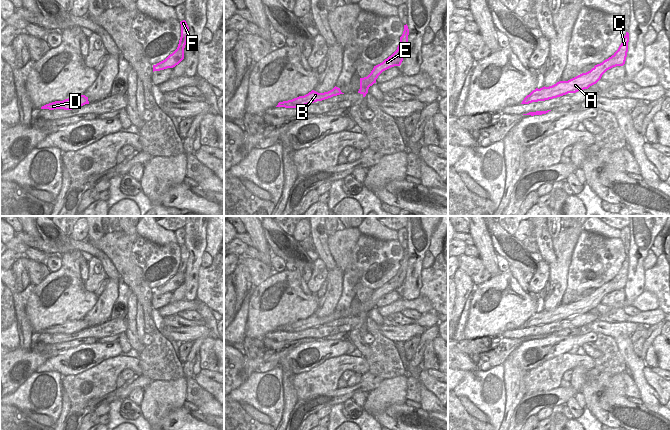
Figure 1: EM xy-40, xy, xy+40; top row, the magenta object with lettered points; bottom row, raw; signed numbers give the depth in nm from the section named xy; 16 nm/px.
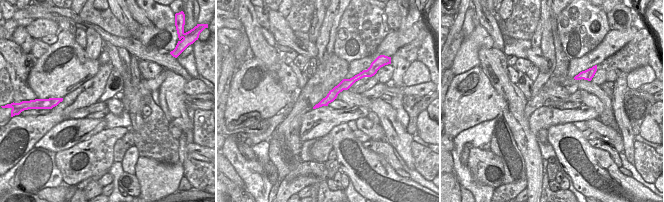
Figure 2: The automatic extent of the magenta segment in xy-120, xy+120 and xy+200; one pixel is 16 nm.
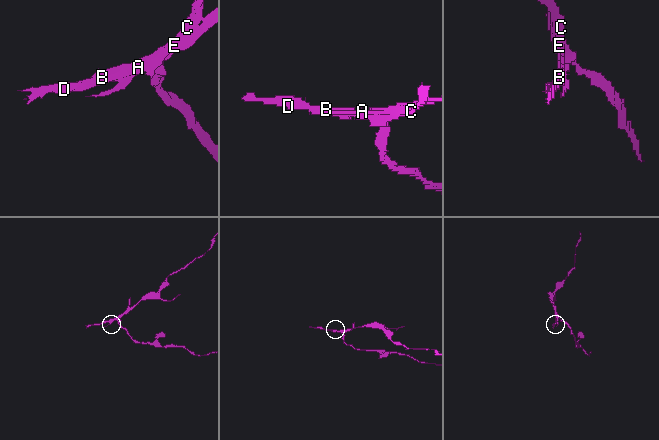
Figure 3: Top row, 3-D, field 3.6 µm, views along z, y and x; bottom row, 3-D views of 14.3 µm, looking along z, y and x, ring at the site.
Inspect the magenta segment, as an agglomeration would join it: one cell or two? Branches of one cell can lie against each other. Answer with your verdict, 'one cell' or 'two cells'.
two cells

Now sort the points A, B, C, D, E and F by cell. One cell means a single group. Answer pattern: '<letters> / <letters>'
A B D E / C F

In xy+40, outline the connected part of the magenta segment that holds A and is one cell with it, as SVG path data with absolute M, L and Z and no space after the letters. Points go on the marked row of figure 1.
M609 57L602 63L595 65L590 71L582 73L568 81L559 81L549 87L536 88L524 98L521 104L545 101L568 93L576 93L588 89L590 86L596 84L607 70L619 66L615 64L616 61L617 58Z

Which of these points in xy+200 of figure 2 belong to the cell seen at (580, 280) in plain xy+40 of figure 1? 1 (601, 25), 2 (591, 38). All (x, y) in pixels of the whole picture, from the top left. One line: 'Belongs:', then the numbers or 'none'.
Belongs: 1, 2

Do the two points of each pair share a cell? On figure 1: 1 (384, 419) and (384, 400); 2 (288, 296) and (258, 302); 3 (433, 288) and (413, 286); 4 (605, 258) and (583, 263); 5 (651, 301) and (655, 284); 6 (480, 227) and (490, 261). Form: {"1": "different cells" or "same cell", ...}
{"1": "different cells", "2": "same cell", "3": "different cells", "4": "same cell", "5": "different cells", "6": "same cell"}

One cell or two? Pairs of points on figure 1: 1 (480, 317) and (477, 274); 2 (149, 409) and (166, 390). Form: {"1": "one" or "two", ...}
{"1": "two", "2": "one"}

